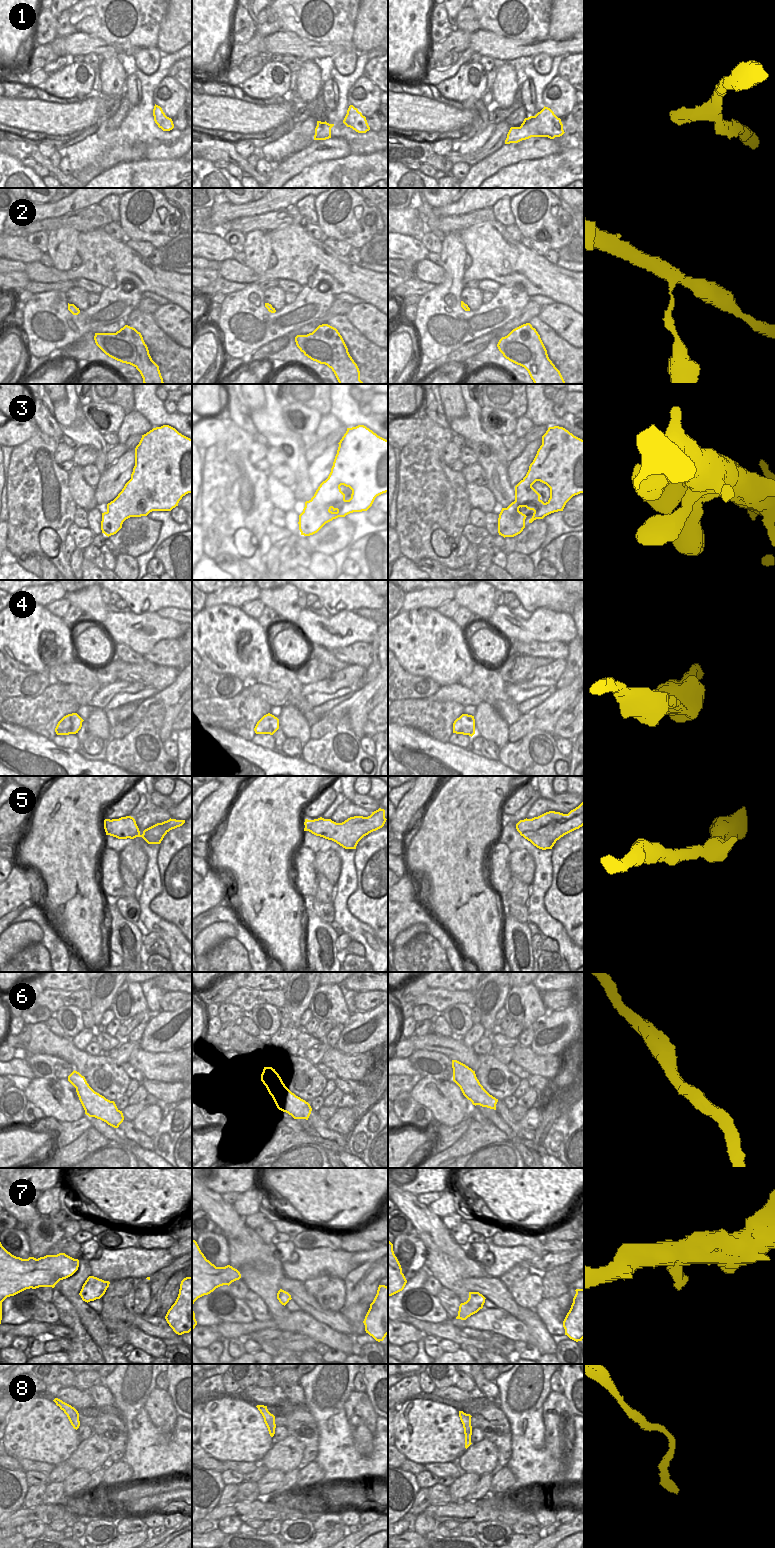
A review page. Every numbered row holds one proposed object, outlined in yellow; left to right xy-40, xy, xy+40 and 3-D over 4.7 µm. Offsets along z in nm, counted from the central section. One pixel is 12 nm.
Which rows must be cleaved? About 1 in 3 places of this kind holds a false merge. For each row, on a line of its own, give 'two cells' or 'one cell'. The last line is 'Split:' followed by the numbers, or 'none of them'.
1: one cell
2: one cell
3: one cell
4: one cell
5: one cell
6: one cell
7: one cell
8: one cell
Split: none of them

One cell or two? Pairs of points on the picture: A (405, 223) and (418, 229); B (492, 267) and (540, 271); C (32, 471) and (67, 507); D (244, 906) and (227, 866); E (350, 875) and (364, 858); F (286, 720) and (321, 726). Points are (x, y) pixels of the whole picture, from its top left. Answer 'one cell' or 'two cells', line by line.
A: one cell
B: one cell
C: one cell
D: one cell
E: two cells
F: two cells

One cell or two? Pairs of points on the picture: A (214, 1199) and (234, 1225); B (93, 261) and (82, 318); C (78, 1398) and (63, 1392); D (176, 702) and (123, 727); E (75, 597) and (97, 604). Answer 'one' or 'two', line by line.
A: one
B: two
C: one
D: one
E: one

